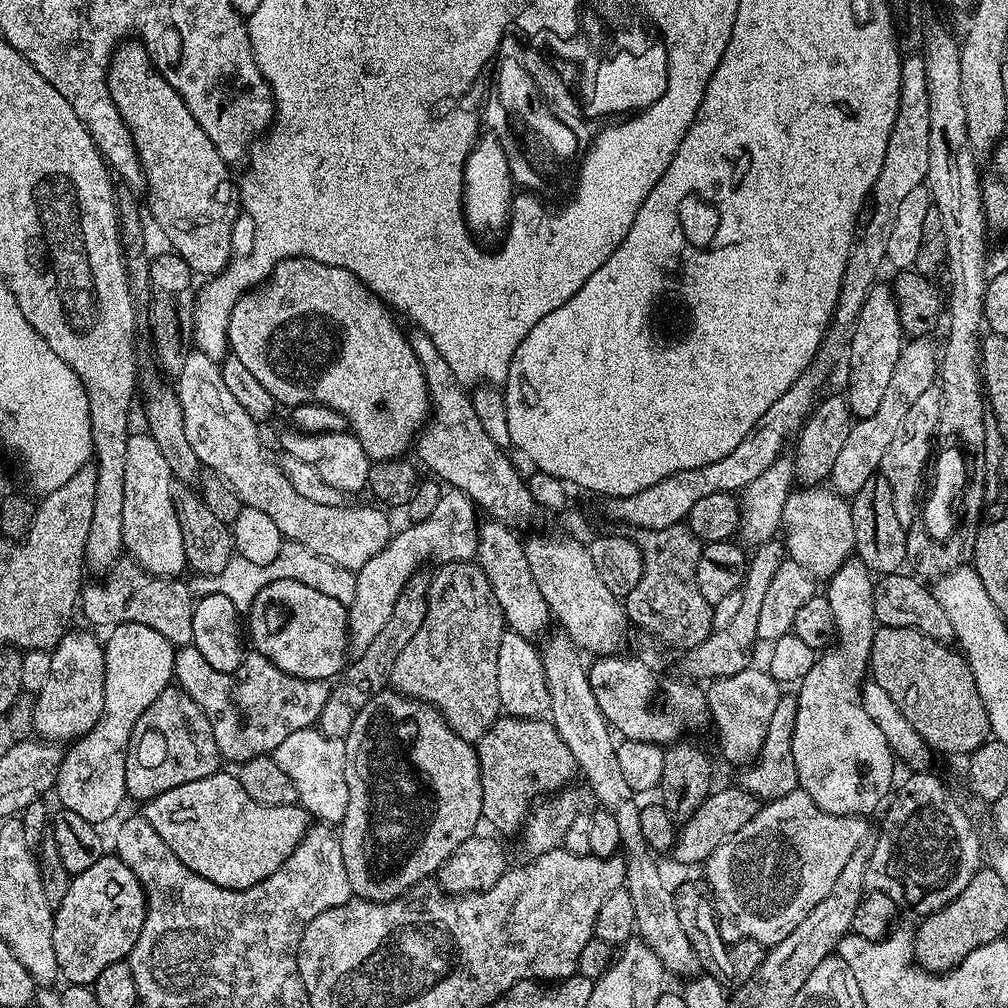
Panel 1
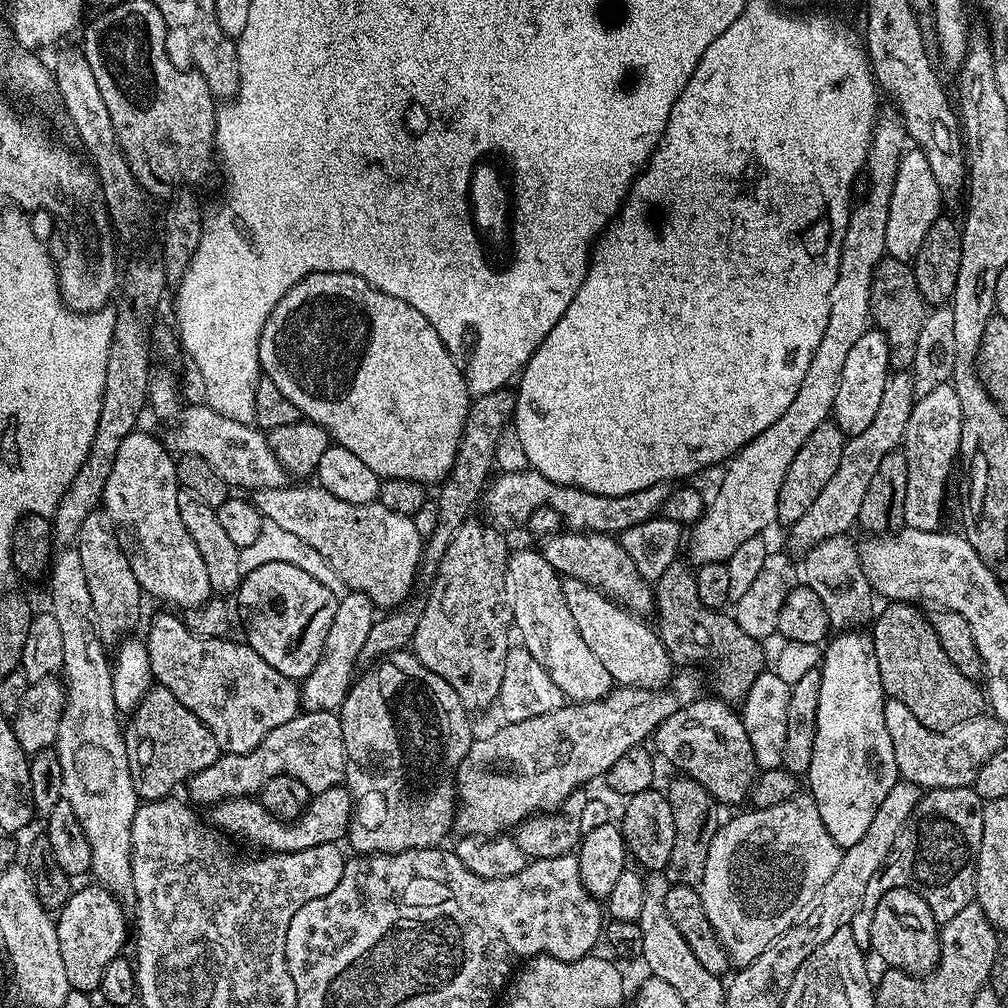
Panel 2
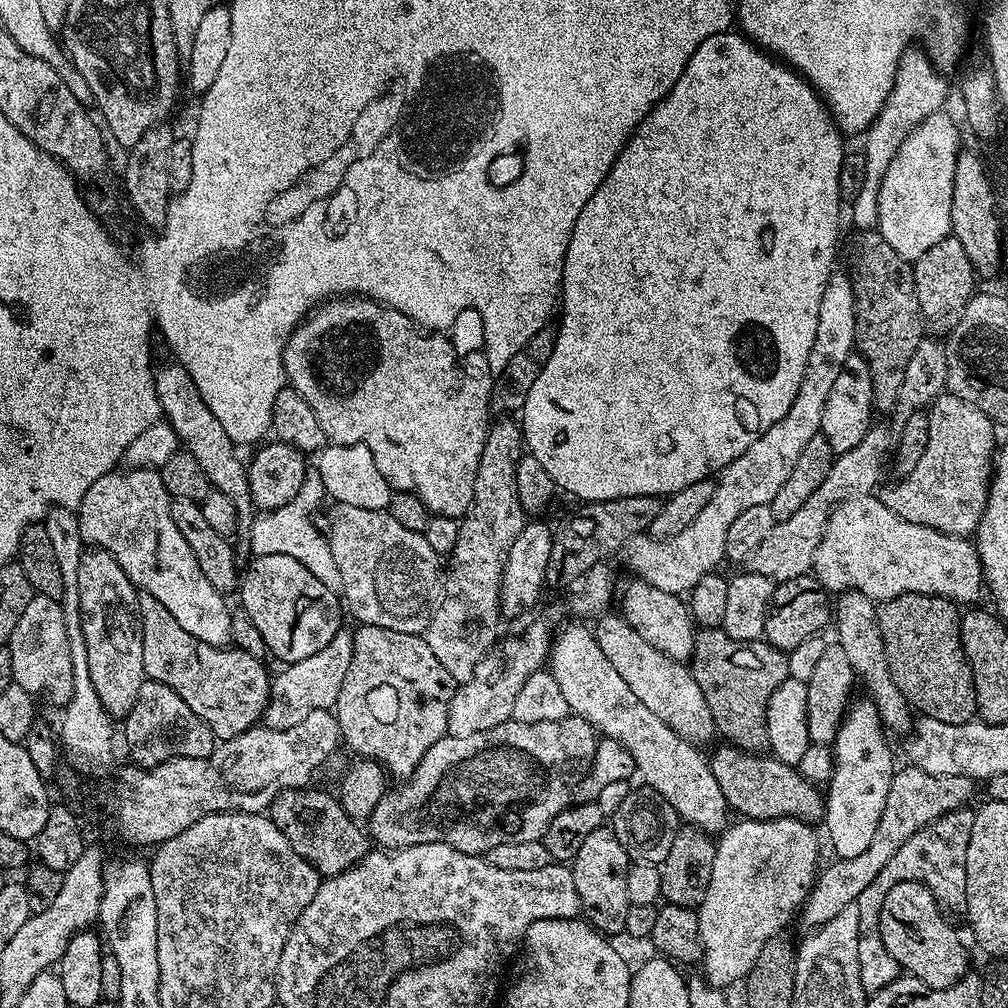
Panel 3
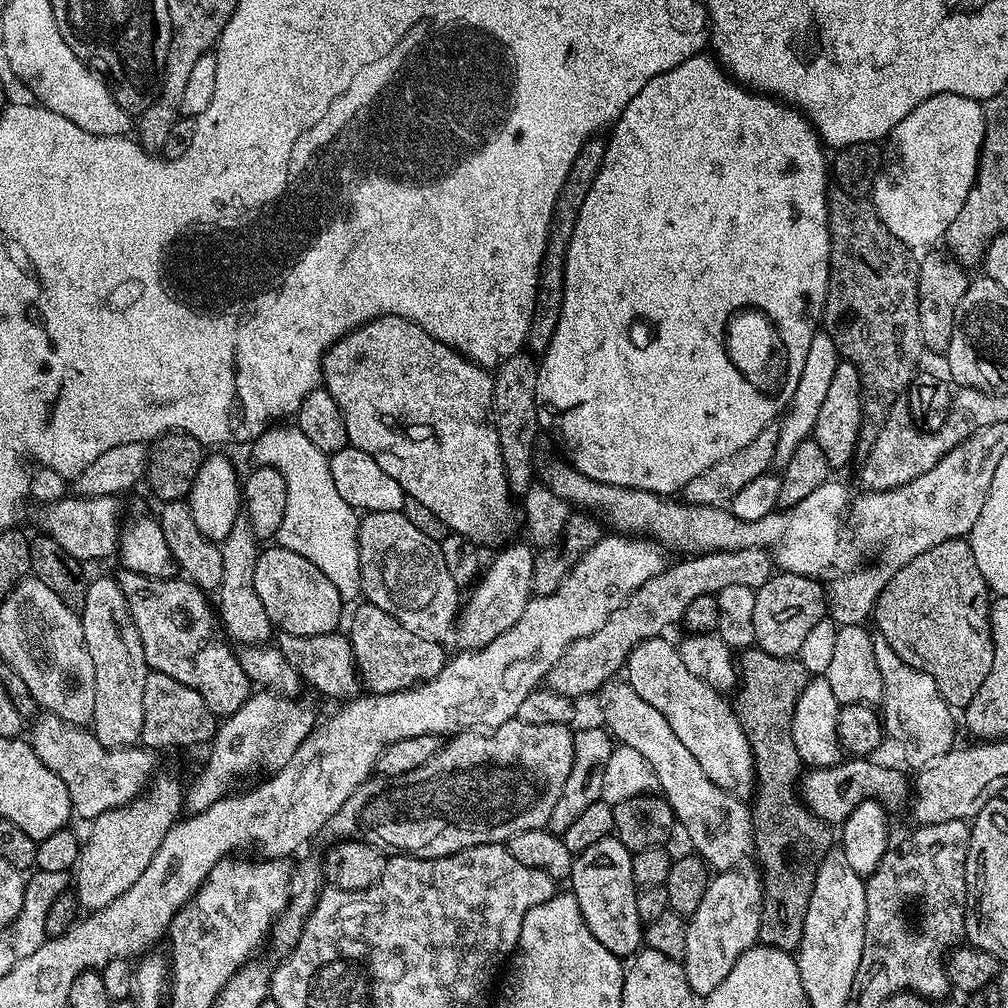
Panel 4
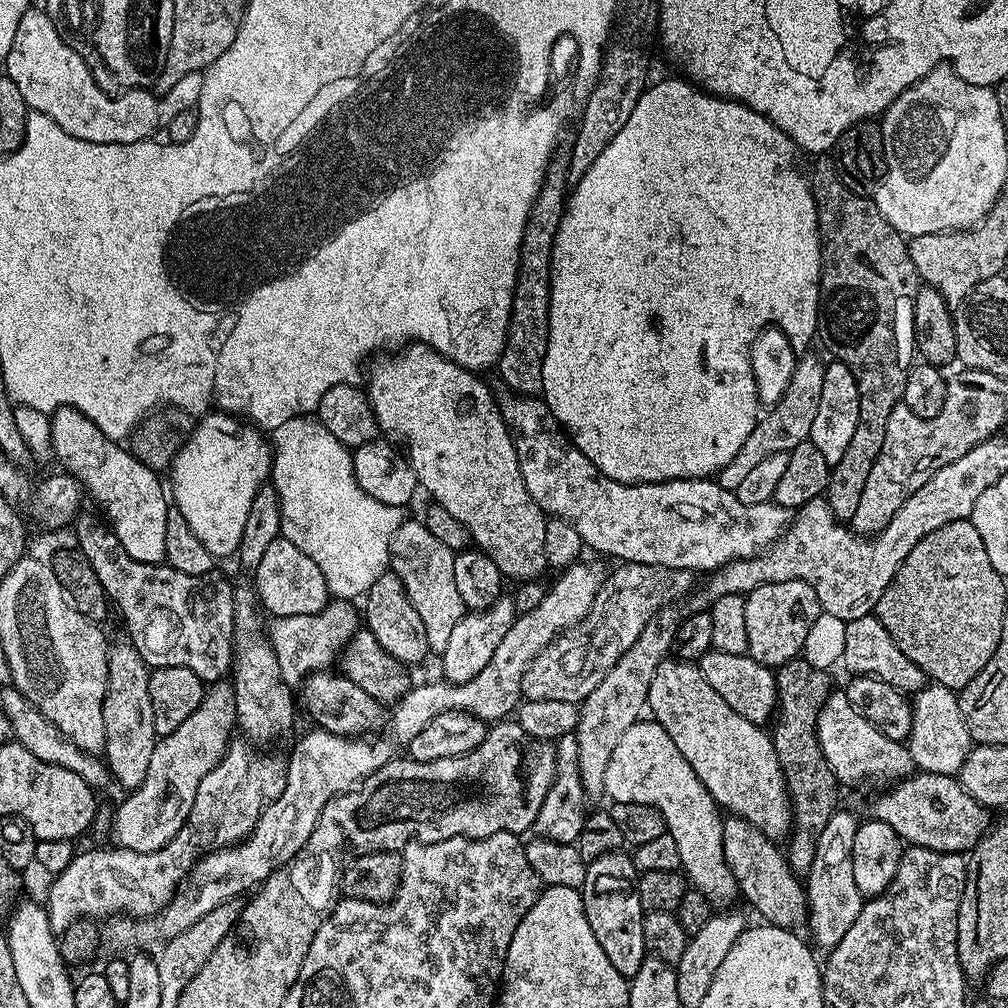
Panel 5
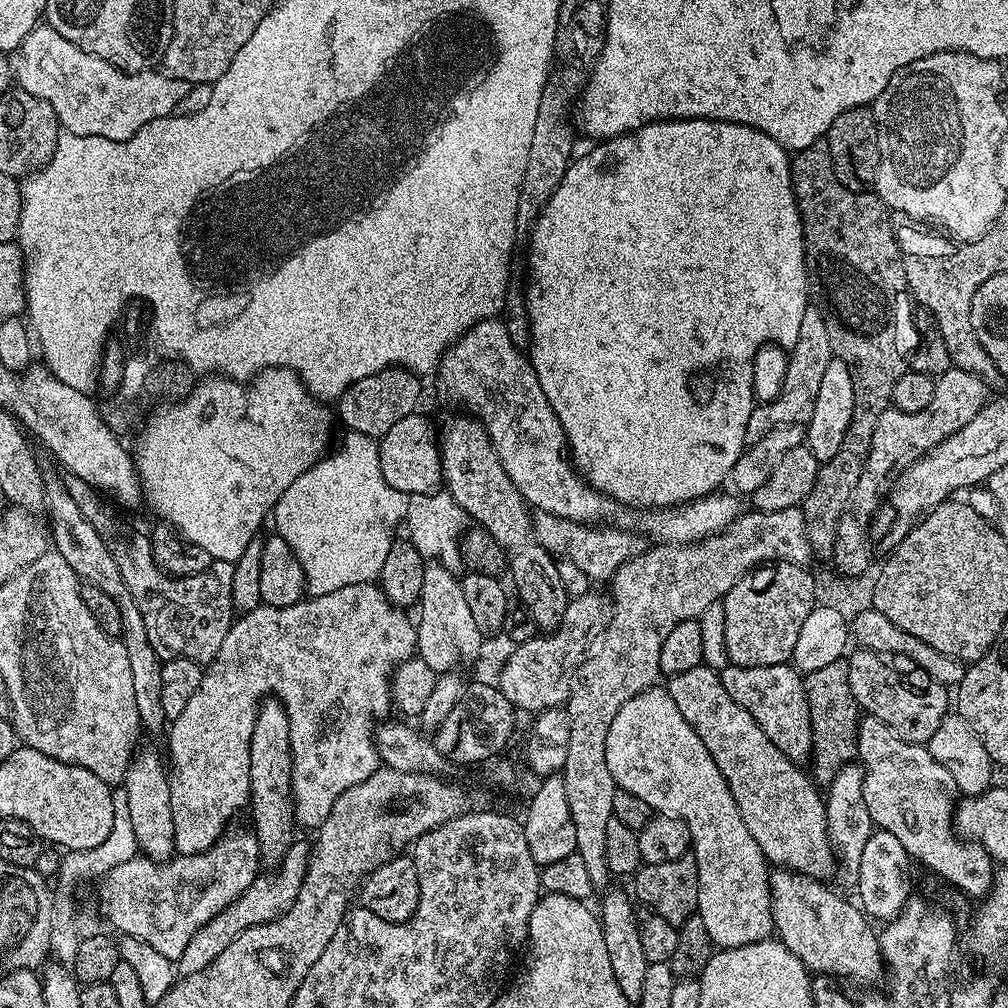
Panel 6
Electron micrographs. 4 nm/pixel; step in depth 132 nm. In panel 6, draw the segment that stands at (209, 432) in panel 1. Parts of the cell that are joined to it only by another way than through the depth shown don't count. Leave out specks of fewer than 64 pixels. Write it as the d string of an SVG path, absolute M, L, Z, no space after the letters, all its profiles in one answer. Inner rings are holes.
M428 562L424 565L424 573L422 574L422 594L418 601L418 609L420 608L420 620L416 624L416 652L419 659L426 662L426 666L430 666L430 670L434 670L437 674L443 674L453 671L459 660L472 660L480 652L480 640L482 633L478 630L478 626L474 622L474 617L470 614L470 609L466 603L466 594L462 594L462 586L460 585L461 577L455 572L451 572L437 562Z

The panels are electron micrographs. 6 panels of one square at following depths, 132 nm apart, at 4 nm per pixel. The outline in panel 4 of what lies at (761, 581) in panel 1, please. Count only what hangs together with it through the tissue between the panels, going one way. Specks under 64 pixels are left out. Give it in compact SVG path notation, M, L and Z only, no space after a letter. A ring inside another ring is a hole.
M518 719L508 720L489 732L465 730L453 735L447 741L449 744L445 748L444 745L437 747L434 758L430 758L430 762L418 766L418 770L410 770L410 774L402 774L391 778L369 778L365 780L362 786L358 786L358 790L354 790L354 794L350 794L350 798L346 798L346 802L342 802L342 806L338 806L338 814L334 814L328 819L327 831L329 833L332 831L336 838L340 840L361 840L385 850L403 850L408 854L420 854L425 851L423 848L428 848L427 855L429 857L453 856L456 852L473 848L479 844L504 844L514 834L547 825L550 810L554 810L554 805L558 803L558 798L562 794L562 786L566 786L566 778L570 775L570 766L574 762L572 734L573 729L566 724L534 726L530 722L522 722Z

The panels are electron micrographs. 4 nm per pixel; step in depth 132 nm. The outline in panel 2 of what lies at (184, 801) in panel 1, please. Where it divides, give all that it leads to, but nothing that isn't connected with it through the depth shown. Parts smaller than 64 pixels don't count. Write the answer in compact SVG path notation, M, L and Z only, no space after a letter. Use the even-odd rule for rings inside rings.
M344 786L317 792L309 799L300 817L291 822L271 816L262 807L259 799L250 796L239 796L213 804L209 812L212 813L209 814L208 820L214 827L221 828L222 831L229 832L256 848L264 848L260 850L265 853L301 852L314 846L336 844L347 837L348 823L352 821L352 795Z

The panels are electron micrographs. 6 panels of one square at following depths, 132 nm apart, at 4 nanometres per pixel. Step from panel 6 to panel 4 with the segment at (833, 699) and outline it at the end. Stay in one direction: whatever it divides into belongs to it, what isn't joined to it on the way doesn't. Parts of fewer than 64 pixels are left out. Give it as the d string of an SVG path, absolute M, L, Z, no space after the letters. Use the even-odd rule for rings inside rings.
M755 646L739 653L734 707L756 763L756 804L751 805L752 839L755 855L760 855L764 885L759 943L791 953L795 953L802 942L802 926L806 926L806 909L810 906L810 894L814 894L818 866L822 866L826 854L834 848L833 825L819 820L796 797L802 761L794 746L792 719L794 706L809 679L810 673L799 658L766 654Z

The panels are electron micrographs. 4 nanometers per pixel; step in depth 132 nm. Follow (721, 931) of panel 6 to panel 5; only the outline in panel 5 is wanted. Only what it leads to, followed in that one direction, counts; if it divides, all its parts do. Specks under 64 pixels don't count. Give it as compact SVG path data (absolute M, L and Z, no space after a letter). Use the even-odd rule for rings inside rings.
M641 718L634 726L630 726L630 730L626 730L626 734L622 734L622 742L614 746L614 754L610 754L610 762L606 766L604 794L612 802L642 802L646 806L655 806L662 814L667 835L672 836L674 842L678 842L680 868L687 883L716 906L724 906L727 905L724 904L727 900L737 899L736 879L724 857L724 826L721 817L716 817L718 805L706 790L706 786L702 786L698 774L694 774L690 762L686 762L678 746L674 746L674 738L670 738L670 734L666 734L666 730L656 723L655 719Z

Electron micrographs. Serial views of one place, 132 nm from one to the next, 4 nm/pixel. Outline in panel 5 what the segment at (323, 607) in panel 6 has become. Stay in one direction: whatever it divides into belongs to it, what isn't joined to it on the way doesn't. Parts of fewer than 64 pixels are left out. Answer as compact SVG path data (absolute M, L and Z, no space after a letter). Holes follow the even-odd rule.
M333 599L318 614L300 614L298 616L277 616L269 619L266 624L268 641L272 643L274 654L278 658L278 666L282 670L285 680L289 682L299 681L314 672L323 672L331 669L331 664L337 663L338 657L344 651L344 645L351 640L358 631L358 612L352 609L353 605L347 600ZM213 683L205 691L198 710L194 710L194 714L190 714L190 718L186 718L186 722L182 722L178 730L157 739L154 754L150 754L150 767L146 770L146 778L142 778L140 785L131 789L125 795L128 797L115 806L110 827L111 834L116 835L115 843L135 852L156 852L159 848L166 847L182 830L189 814L194 810L196 791L202 778L206 778L206 774L210 774L212 767L223 758L234 736L232 728L234 732L236 727L236 695L231 683Z

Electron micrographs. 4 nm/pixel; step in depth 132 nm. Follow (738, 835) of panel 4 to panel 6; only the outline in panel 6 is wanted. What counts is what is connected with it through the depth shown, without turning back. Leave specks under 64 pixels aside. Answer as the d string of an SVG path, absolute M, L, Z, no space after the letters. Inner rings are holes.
M773 871L768 885L772 891L775 935L794 958L805 964L809 973L857 980L860 986L875 985L872 983L885 975L877 929L871 928L869 917L855 903L847 904L838 893L827 888L829 885L825 881L797 872Z

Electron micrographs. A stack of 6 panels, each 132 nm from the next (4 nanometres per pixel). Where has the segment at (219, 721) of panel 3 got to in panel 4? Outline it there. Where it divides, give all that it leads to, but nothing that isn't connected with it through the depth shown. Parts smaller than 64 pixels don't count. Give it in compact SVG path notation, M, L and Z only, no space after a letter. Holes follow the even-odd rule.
M125 570L118 572L114 578L126 598L134 626L138 626L149 669L170 674L190 690L198 690L216 717L234 715L248 701L250 681L235 651L228 649L229 641L218 627L213 605L208 605L209 597L187 578L159 580Z

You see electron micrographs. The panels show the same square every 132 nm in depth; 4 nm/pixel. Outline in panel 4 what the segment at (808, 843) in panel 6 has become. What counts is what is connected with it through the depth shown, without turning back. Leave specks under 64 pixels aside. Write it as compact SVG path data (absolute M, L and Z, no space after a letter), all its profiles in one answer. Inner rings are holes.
M663 635L651 636L644 640L628 656L626 661L626 683L666 722L670 722L670 730L678 734L678 742L694 754L698 766L722 790L732 796L748 798L753 795L756 786L756 763L748 736L736 717L735 707L728 704L723 695L710 687L702 678L694 678L690 670L686 670L680 657L680 649L675 643L664 640Z

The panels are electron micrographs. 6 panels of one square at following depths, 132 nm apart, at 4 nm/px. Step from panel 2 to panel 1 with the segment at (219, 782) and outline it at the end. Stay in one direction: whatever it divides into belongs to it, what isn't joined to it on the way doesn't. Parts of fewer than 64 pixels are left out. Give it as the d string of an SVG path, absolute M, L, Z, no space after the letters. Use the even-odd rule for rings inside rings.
M319 727L294 730L294 734L286 734L282 742L270 753L272 760L278 762L282 774L294 782L294 790L298 790L298 803L306 809L311 817L328 826L339 825L346 814L348 791L346 790L346 750L343 739L328 736Z

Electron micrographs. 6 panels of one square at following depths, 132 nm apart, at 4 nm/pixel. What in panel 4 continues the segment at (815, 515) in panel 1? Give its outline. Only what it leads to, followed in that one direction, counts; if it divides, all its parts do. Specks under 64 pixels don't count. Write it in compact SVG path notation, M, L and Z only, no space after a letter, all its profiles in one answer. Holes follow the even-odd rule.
M877 635L872 641L874 646L874 658L878 666L878 674L882 674L882 686L884 687L884 698L882 701L882 728L885 733L888 732L892 736L896 736L898 743L904 747L904 758L908 762L912 770L927 768L933 764L938 758L942 758L947 752L953 751L956 740L956 724L958 728L958 720L954 717L954 710L942 698L942 694L938 690L938 686L934 686L934 678L930 678L930 674L914 670L914 666L910 666L906 662L902 662L902 658L898 658L898 654L894 654L892 647L886 642L886 638Z

